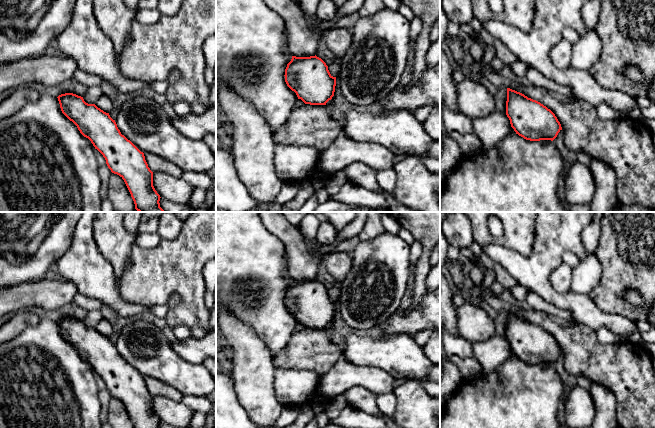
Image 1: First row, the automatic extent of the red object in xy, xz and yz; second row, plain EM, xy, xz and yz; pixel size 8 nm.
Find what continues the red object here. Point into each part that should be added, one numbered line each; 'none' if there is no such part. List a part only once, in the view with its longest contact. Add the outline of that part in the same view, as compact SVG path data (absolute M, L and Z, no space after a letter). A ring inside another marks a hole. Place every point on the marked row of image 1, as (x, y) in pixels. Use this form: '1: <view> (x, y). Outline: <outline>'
none

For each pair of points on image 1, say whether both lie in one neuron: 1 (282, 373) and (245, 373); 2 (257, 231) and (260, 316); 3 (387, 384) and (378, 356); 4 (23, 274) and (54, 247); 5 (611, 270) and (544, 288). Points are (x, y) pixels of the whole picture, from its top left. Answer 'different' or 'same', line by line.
1: different
2: same
3: different
4: same
5: different

